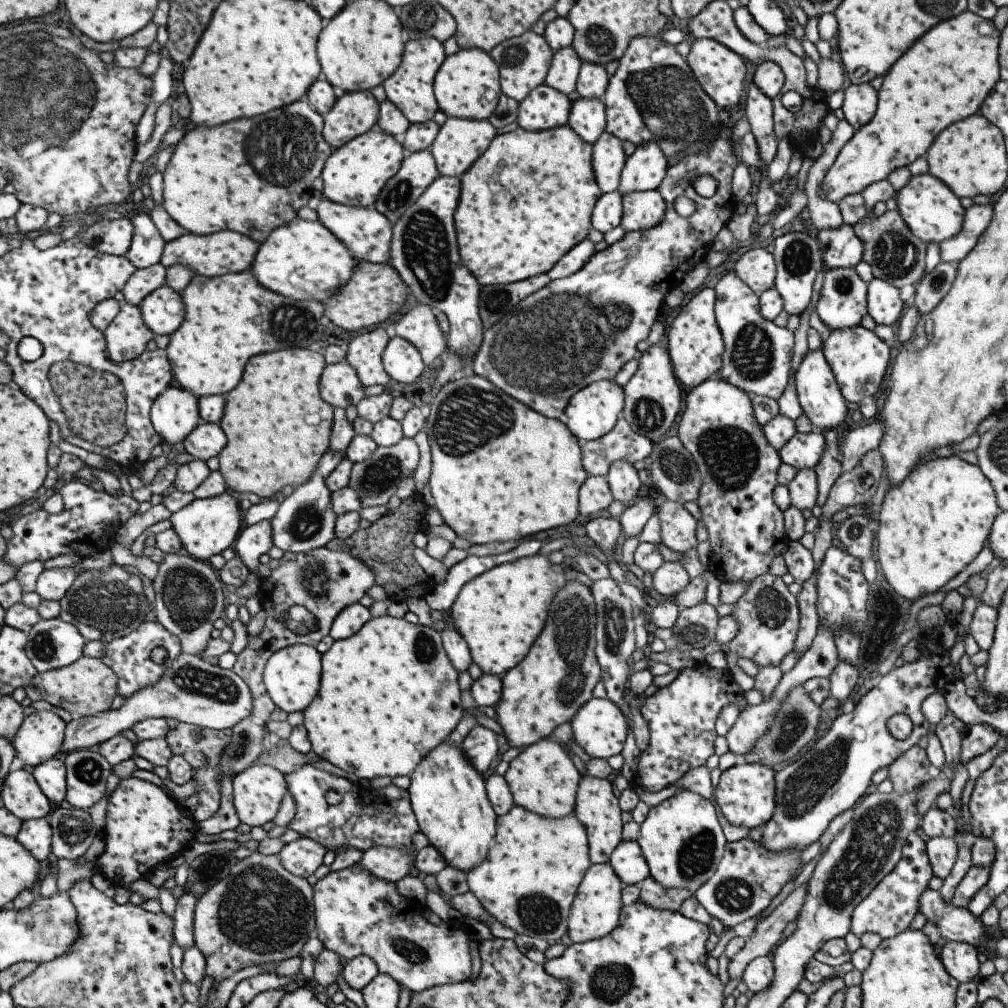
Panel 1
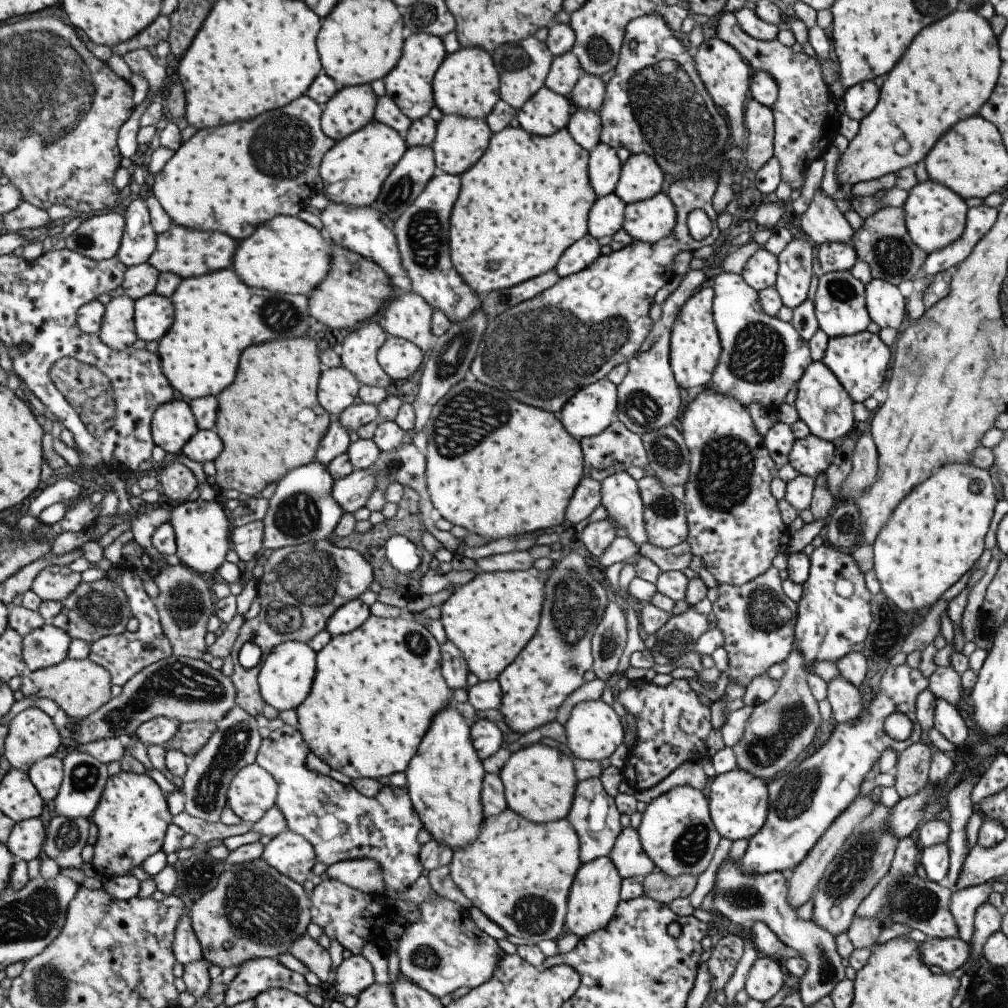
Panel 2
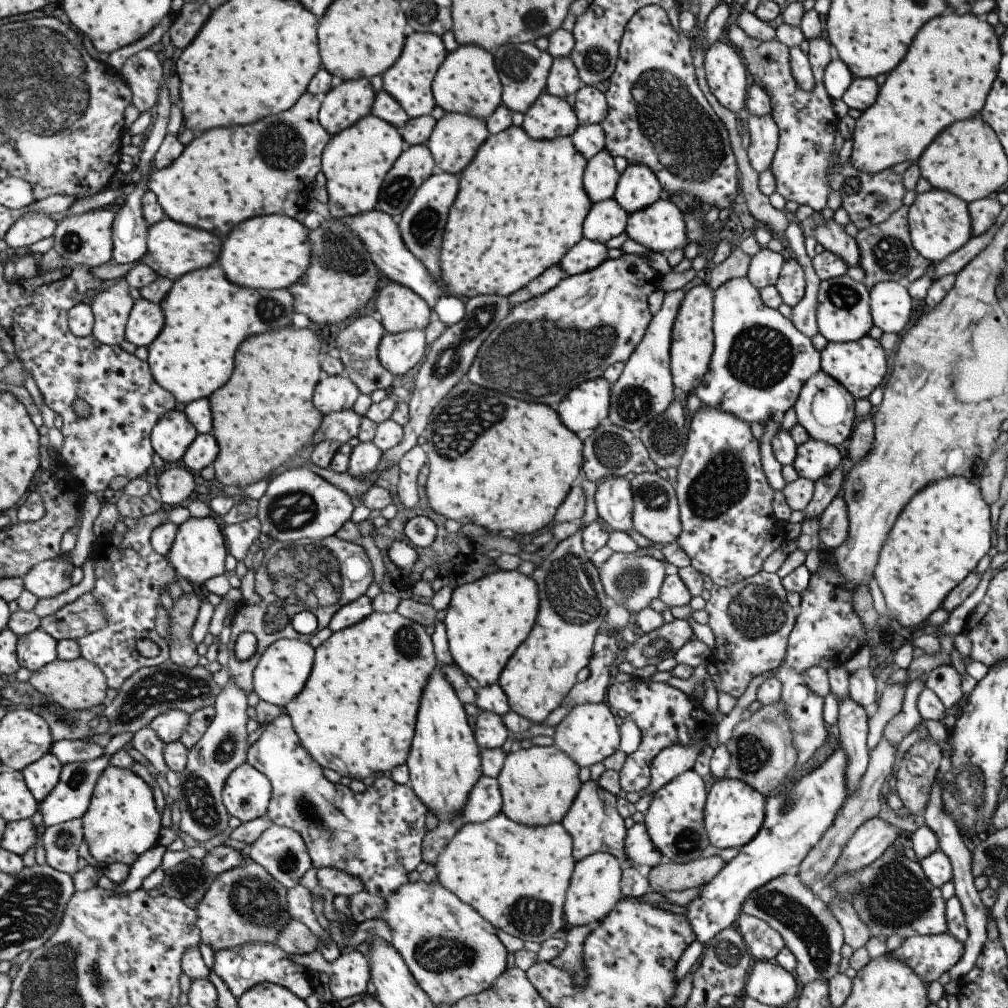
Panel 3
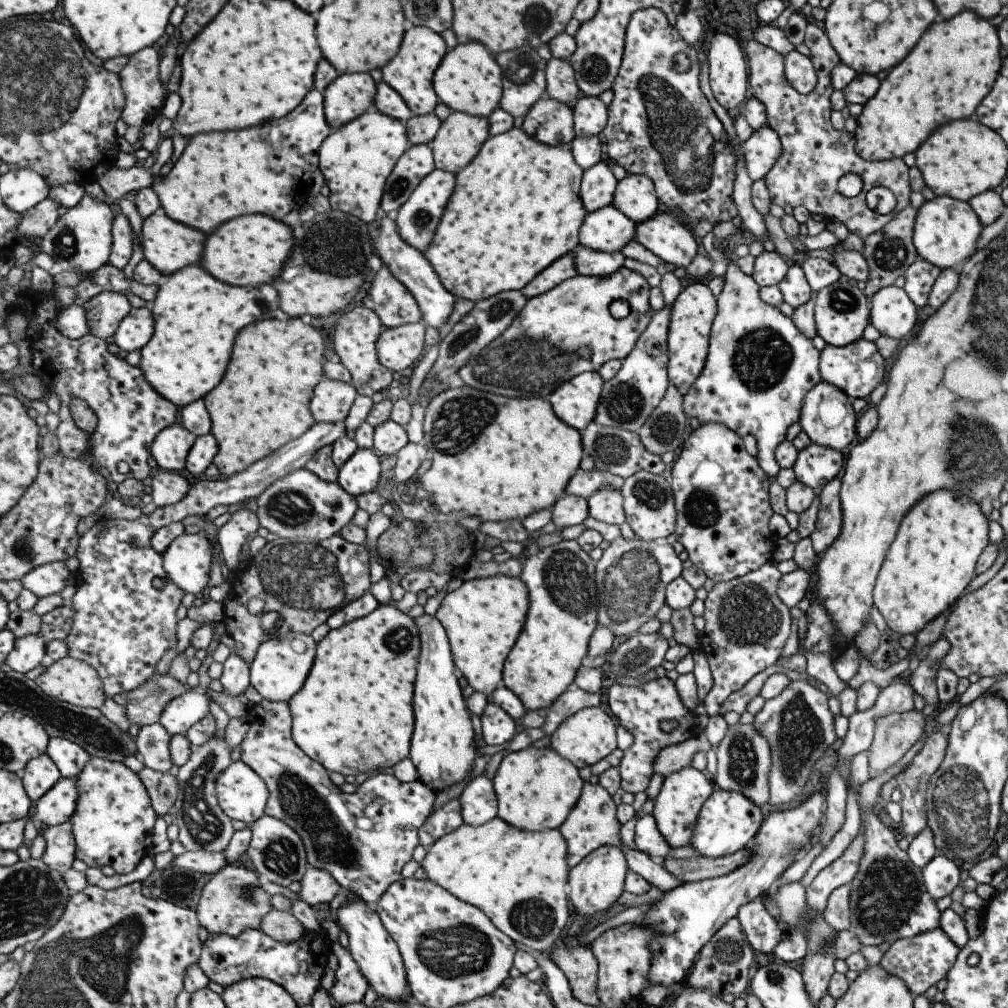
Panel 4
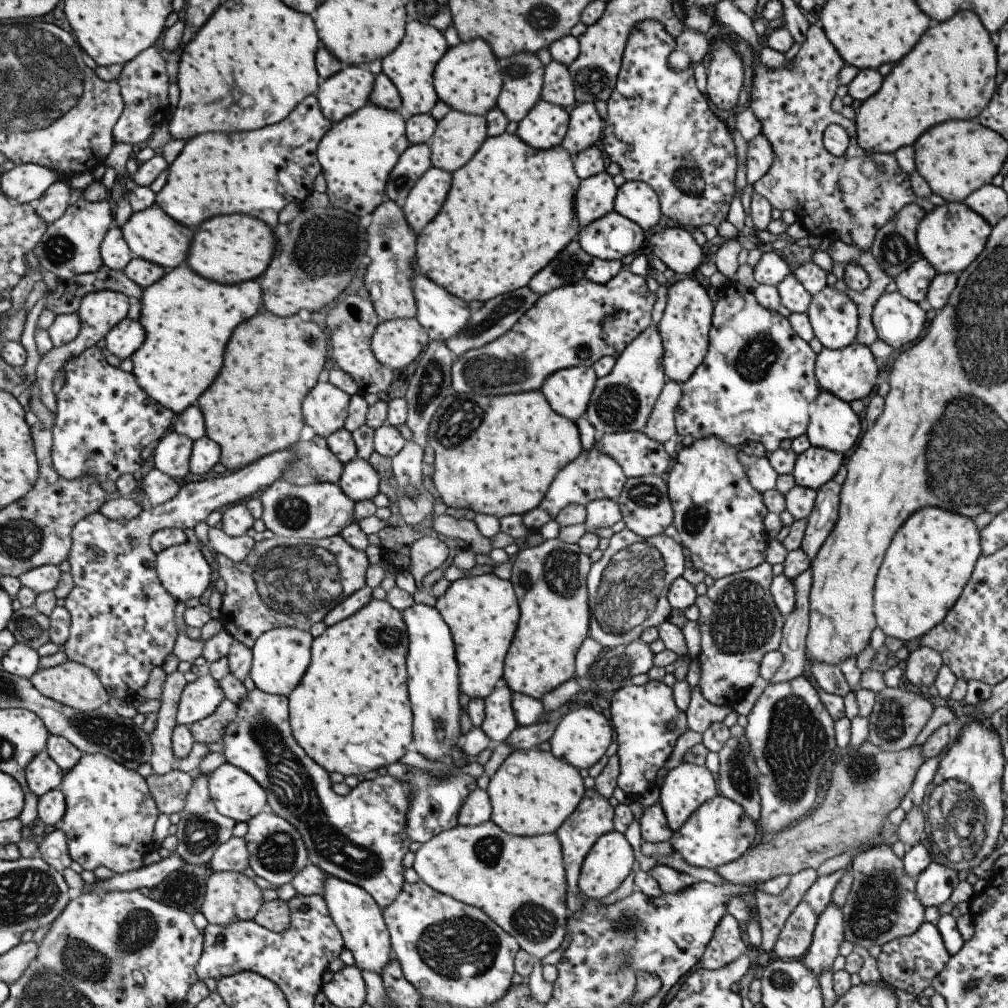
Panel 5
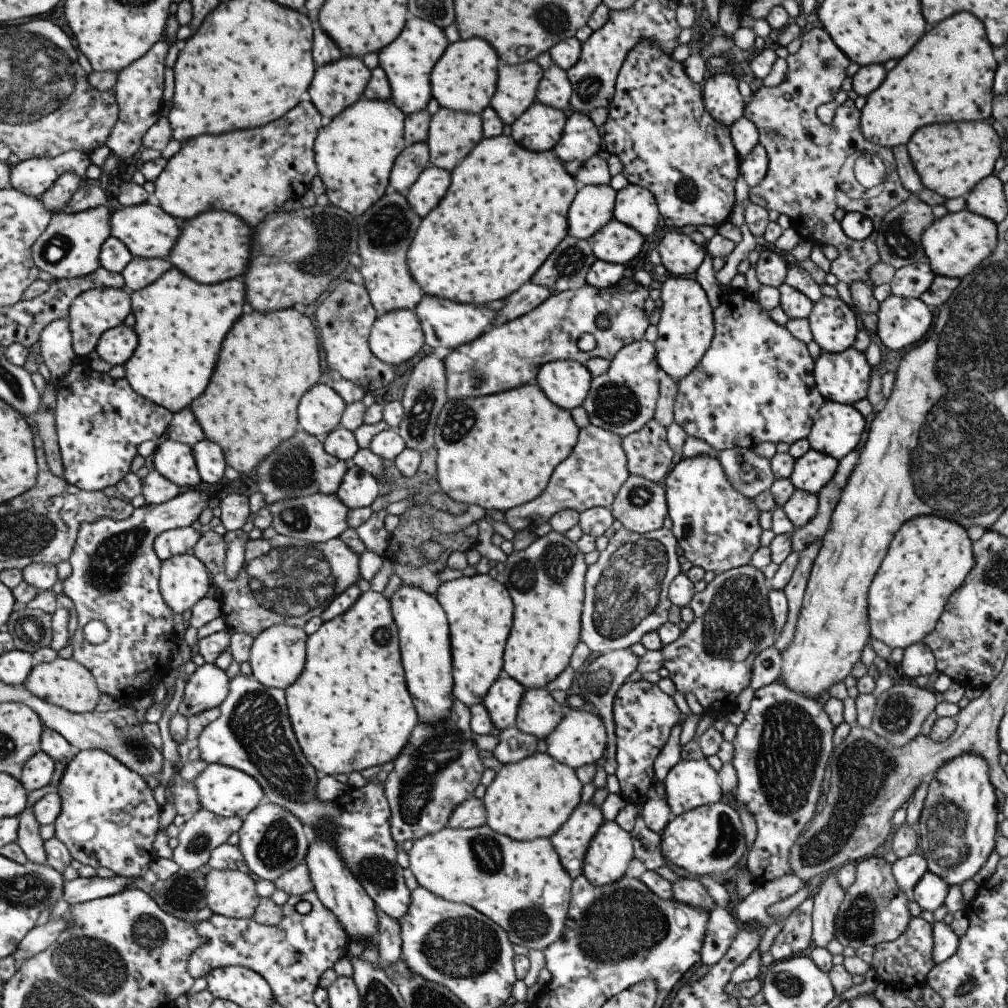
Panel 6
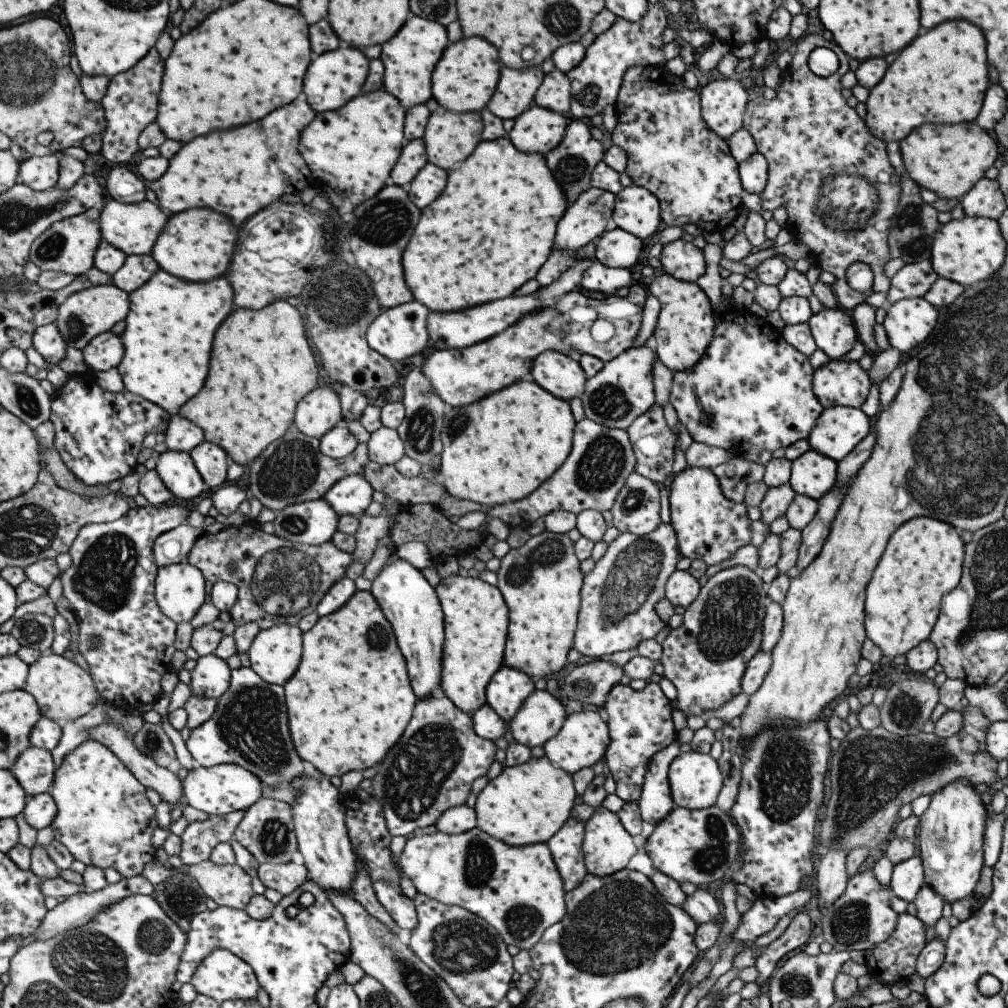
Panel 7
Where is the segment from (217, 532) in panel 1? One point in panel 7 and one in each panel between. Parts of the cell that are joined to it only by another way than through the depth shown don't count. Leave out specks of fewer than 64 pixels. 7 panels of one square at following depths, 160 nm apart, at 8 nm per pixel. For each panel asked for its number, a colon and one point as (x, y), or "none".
2: (203, 534)
3: (200, 550)
4: (189, 559)
5: (186, 574)
6: (184, 580)
7: (181, 589)

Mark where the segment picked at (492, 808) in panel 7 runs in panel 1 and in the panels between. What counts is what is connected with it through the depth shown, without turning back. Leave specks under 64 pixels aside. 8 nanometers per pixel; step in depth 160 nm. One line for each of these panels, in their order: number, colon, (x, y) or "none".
1: (542, 778)
2: (538, 780)
3: (537, 785)
4: (535, 788)
5: (531, 793)
6: (531, 798)

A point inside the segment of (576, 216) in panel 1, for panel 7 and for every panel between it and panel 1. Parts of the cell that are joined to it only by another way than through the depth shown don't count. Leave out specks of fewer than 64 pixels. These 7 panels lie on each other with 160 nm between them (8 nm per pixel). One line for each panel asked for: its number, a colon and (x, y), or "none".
2: (527, 198)
3: (520, 204)
4: (515, 208)
5: (509, 210)
6: (504, 211)
7: (490, 231)

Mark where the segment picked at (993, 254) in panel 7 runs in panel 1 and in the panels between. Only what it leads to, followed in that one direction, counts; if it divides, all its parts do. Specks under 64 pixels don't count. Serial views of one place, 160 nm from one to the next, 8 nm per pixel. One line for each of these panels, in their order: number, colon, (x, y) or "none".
1: (931, 211)
2: (934, 216)
3: (938, 223)
4: (945, 230)
5: (951, 236)
6: (954, 244)

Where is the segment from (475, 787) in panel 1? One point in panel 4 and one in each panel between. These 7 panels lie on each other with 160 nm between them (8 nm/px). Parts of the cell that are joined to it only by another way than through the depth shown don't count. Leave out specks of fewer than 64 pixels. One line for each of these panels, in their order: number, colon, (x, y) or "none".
2: (443, 779)
3: (443, 763)
4: (441, 748)

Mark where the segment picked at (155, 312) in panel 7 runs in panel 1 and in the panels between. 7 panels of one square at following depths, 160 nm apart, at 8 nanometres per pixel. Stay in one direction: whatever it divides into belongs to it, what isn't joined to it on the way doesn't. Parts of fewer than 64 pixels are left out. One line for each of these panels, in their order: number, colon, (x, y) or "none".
1: (230, 318)
2: (218, 315)
3: (208, 316)
4: (197, 316)
5: (189, 320)
6: (181, 323)

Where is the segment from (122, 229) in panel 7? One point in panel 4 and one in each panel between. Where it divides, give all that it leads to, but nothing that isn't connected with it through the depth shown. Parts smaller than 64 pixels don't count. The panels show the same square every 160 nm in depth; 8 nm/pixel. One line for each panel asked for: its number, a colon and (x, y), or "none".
4: (171, 246)
5: (152, 234)
6: (150, 232)

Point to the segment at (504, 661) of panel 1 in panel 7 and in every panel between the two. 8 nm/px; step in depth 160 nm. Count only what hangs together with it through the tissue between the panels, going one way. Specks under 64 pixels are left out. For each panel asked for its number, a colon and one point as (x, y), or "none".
2: (489, 619)
3: (486, 620)
4: (482, 618)
5: (481, 612)
6: (478, 609)
7: (475, 616)

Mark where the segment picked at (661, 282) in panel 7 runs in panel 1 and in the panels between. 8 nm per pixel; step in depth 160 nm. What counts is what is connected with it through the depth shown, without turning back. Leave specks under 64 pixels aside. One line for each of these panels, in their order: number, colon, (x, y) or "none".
1: (694, 345)
2: (694, 348)
3: (691, 345)
4: (691, 313)
5: (683, 328)
6: (685, 326)

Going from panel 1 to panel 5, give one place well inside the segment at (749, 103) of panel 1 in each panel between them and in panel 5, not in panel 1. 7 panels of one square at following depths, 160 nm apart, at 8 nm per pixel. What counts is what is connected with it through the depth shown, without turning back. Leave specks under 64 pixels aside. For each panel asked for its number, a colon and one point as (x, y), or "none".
2: (758, 122)
3: (763, 133)
4: (761, 149)
5: (759, 155)

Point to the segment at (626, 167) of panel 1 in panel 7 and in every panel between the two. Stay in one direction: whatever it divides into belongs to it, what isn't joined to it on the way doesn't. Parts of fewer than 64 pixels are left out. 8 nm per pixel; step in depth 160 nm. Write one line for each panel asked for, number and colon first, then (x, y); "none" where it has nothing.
2: (640, 177)
3: (637, 187)
4: (634, 196)
5: (635, 200)
6: (635, 206)
7: (635, 210)

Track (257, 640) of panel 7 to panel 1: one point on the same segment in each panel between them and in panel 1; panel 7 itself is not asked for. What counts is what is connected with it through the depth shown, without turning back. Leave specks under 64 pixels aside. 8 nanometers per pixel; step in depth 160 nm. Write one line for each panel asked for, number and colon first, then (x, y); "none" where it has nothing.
1: (291, 676)
2: (284, 680)
3: (281, 671)
4: (279, 668)
5: (280, 657)
6: (277, 655)

